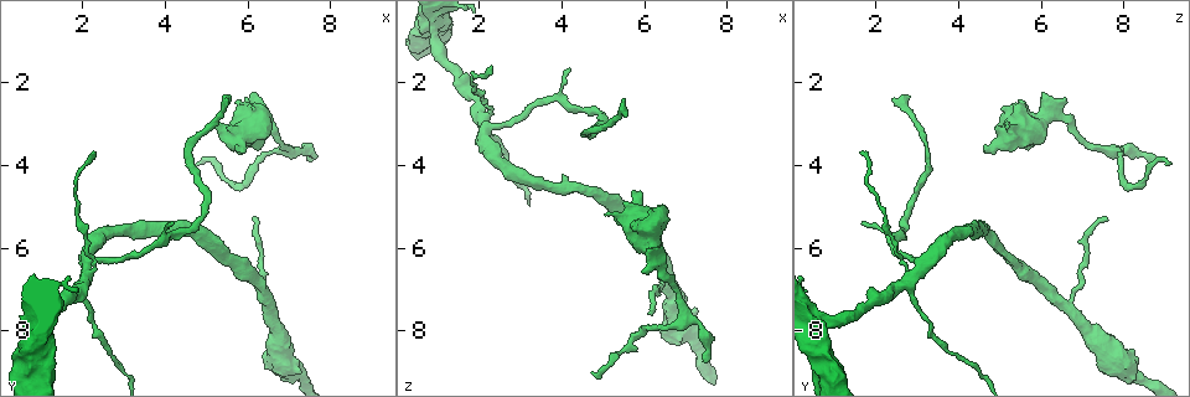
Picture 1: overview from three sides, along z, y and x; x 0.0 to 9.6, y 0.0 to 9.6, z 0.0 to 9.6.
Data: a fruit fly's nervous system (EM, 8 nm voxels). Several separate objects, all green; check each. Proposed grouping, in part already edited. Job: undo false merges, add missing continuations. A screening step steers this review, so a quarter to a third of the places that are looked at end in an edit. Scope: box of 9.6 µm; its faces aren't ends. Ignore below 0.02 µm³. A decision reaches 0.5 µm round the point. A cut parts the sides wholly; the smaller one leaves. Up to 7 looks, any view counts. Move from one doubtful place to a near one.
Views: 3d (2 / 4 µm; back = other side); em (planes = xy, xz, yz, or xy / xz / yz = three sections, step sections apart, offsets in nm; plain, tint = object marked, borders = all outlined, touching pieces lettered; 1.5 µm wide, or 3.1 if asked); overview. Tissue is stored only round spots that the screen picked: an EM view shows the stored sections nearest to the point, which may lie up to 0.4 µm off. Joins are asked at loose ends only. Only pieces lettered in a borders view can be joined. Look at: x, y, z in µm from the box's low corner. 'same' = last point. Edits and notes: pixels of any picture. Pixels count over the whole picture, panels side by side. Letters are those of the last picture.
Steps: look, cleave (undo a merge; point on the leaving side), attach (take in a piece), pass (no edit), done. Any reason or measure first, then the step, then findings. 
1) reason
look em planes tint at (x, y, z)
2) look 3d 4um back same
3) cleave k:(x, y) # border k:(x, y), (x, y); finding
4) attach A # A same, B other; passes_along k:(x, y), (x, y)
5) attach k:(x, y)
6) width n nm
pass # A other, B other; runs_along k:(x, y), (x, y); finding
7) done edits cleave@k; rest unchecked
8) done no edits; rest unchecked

look 3d 2um at (7.40, 3.80, 8.70)

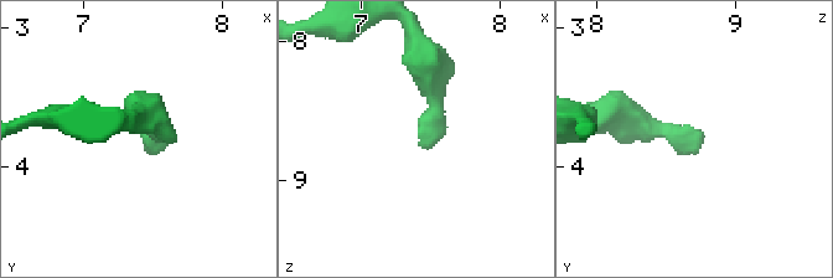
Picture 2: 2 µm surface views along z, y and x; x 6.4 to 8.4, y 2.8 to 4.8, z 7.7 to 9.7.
look em 3.1um planes plain at (7.46, 3.80, 8.74)

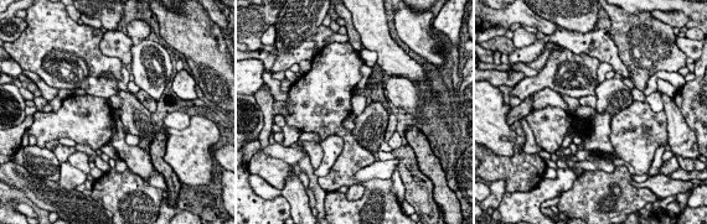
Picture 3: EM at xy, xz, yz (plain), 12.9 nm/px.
look em 3.1um planes borders same

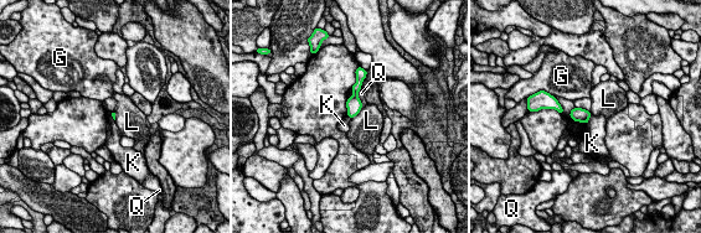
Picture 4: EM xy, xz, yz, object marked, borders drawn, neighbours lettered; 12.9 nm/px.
pass # G other, K other, L other, Q other; no lettered piece goes on from it

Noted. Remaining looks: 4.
an open end
look 3d 4um at (5.10, 3.00, 5.20)

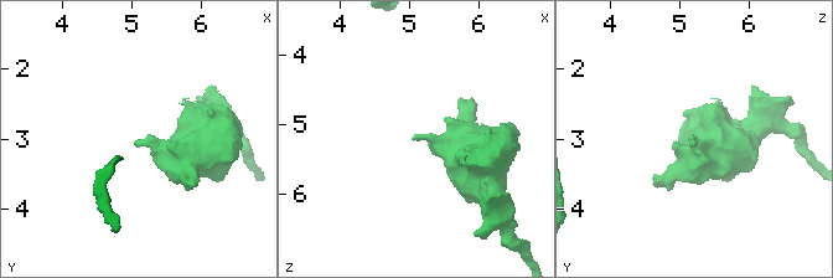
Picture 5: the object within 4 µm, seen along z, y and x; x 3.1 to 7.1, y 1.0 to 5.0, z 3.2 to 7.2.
shape alone is not enough
look em xy step 4 borders at (5.10, 3.05, 5.15)

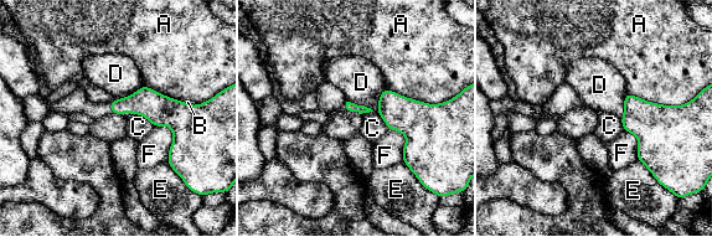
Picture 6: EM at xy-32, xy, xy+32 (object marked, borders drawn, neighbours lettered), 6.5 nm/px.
pass # A other, B other, C other, D other, E other, F other; border 6:(142, 84), (128, 96), (115, 99); no lettered piece goes on from it

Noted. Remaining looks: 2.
sharp bend
look 3d 2um back at (5.75, 4.50, 8.10)

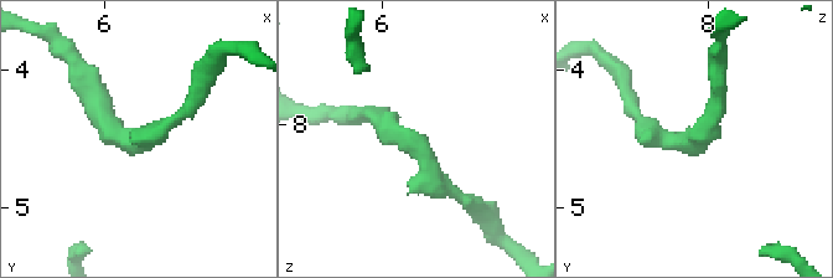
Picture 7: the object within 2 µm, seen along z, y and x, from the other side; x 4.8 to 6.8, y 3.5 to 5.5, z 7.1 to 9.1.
look em xz step 8 borders at (5.78, 4.52, 8.14)

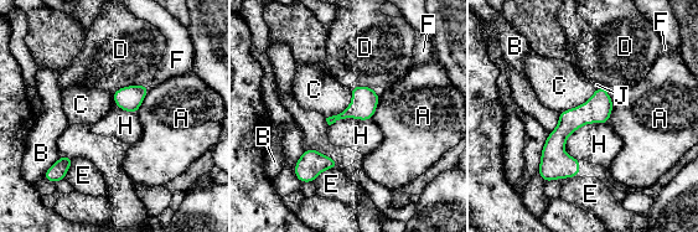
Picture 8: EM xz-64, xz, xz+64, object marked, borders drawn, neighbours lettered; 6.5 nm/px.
pass # A other, B other, C other, D other, E other, F other, H other, J other; runs_along 8:(603, 89), (556, 140), (547, 178); one cell here

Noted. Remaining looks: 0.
done no edits; rest unchecked

